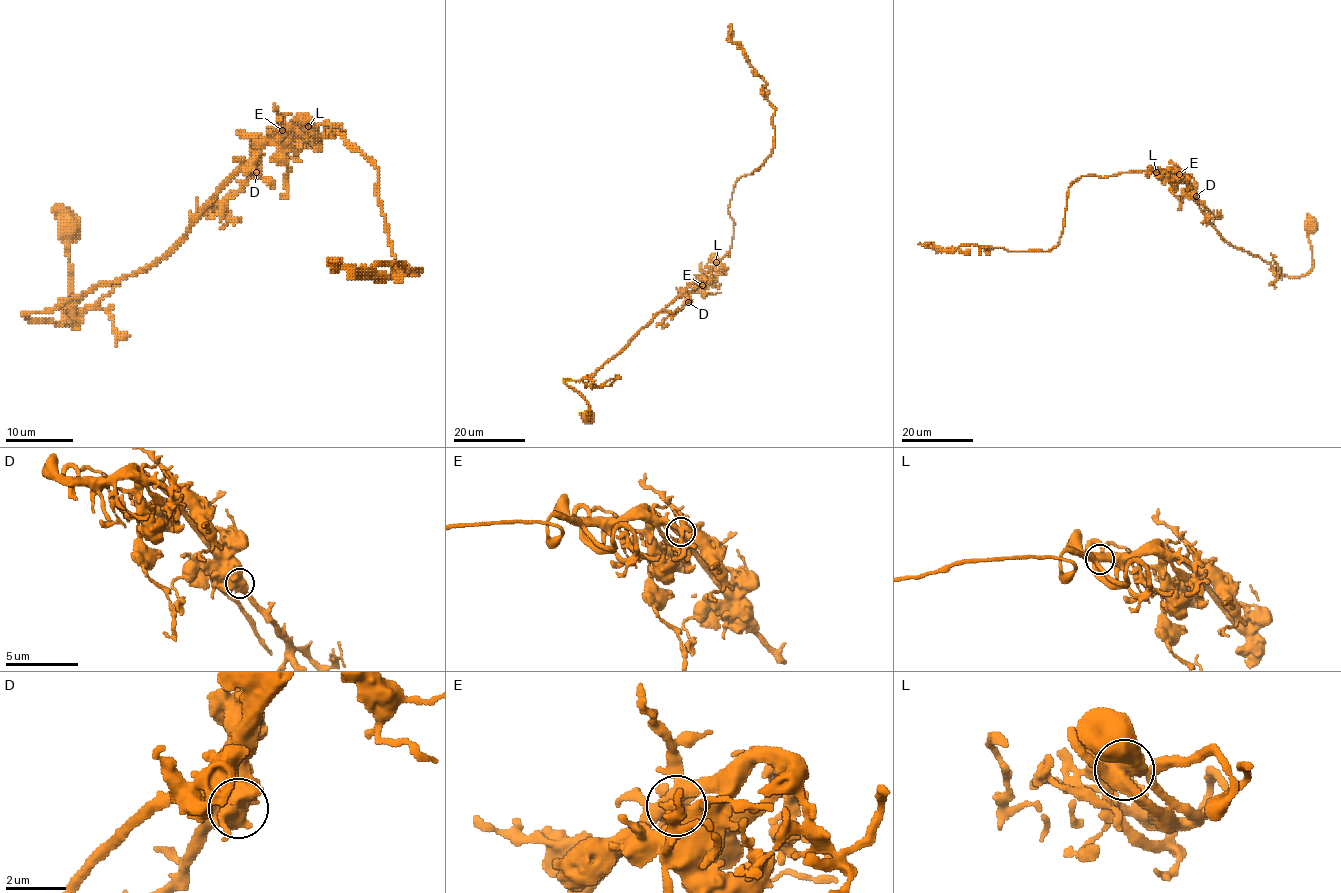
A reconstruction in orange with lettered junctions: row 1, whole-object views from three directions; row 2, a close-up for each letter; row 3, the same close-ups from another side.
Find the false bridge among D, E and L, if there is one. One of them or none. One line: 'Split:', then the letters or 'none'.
Split: none

